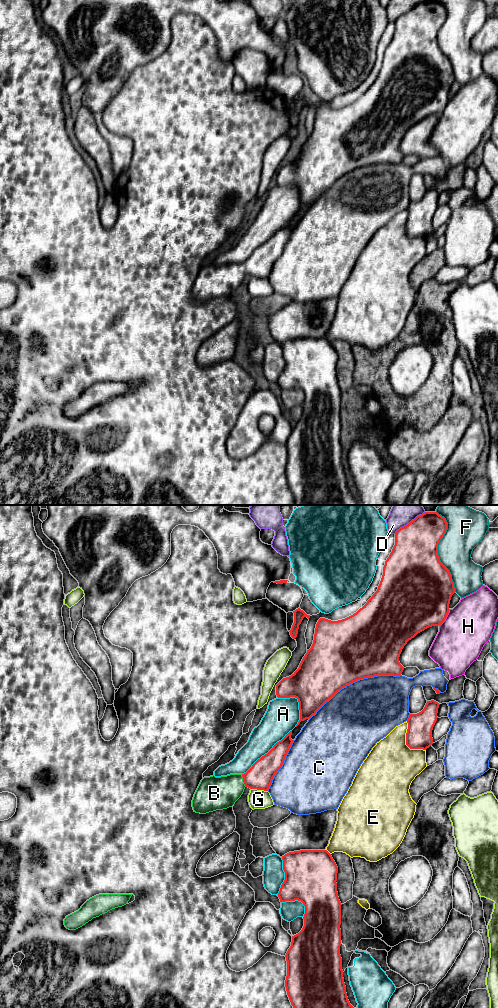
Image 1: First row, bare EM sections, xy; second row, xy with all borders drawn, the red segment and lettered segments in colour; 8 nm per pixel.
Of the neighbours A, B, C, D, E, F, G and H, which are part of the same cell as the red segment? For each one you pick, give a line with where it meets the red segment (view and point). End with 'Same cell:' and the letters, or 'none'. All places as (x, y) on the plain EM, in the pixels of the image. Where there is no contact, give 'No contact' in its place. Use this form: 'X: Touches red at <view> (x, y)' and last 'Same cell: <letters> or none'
B: Touches red at xy (243, 268)
Same cell: B

